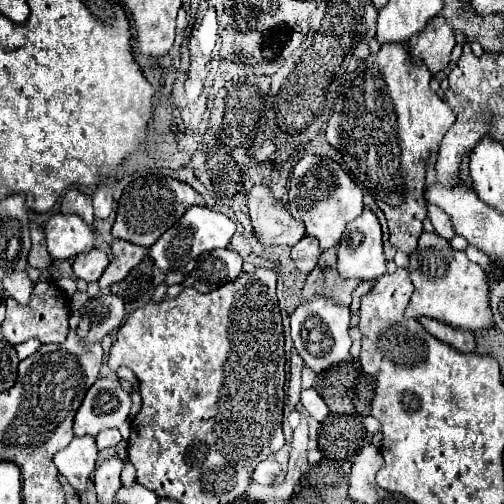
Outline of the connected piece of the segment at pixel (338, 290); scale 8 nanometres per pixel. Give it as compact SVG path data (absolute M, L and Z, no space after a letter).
M336 248L324 252L308 274L306 284L302 288L302 300L310 300L316 294L324 296L336 304L350 306L350 292L358 286L360 280L346 280L336 276Z

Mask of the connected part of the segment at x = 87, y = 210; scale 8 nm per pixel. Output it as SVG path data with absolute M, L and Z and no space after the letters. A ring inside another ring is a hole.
M72 188L72 190L66 192L66 196L62 198L62 204L60 204L60 210L62 210L64 214L76 214L76 216L80 216L86 224L92 224L92 222L94 222L90 196L82 194L82 192L76 190L76 188Z

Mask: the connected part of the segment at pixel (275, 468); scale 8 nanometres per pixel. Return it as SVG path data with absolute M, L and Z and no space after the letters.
M270 456L256 467L252 480L259 484L272 484L280 473L280 465L274 456Z

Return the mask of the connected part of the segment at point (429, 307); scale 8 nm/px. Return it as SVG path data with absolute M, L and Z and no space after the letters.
M422 232L418 248L410 254L408 272L414 284L414 294L406 308L408 318L418 320L420 316L428 316L452 328L464 328L470 332L494 326L484 270L478 264L470 262L464 252L454 250L446 238Z

